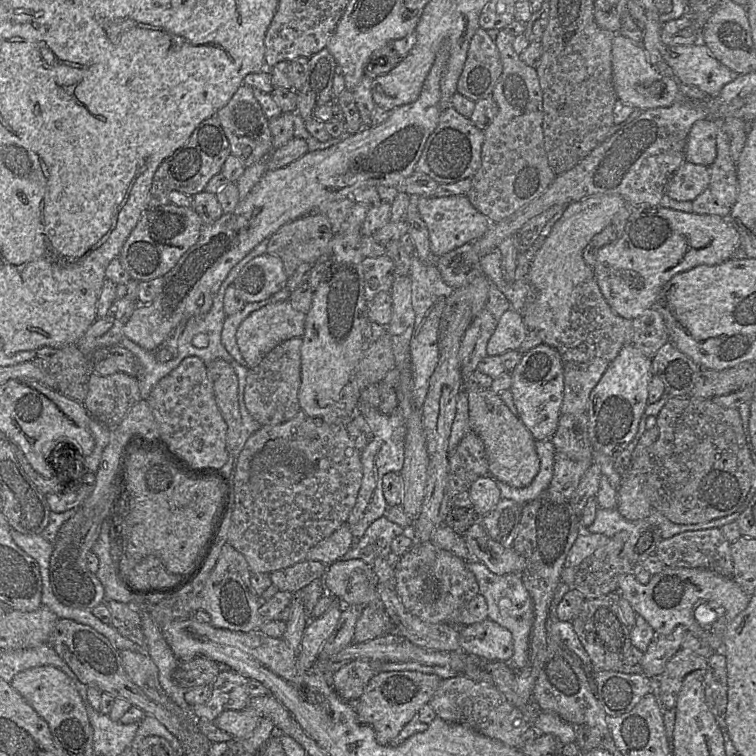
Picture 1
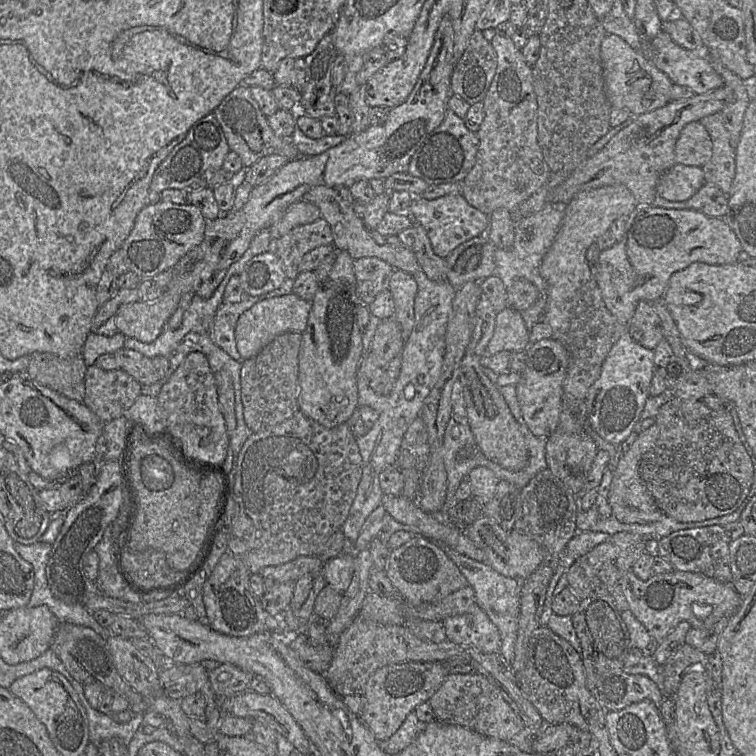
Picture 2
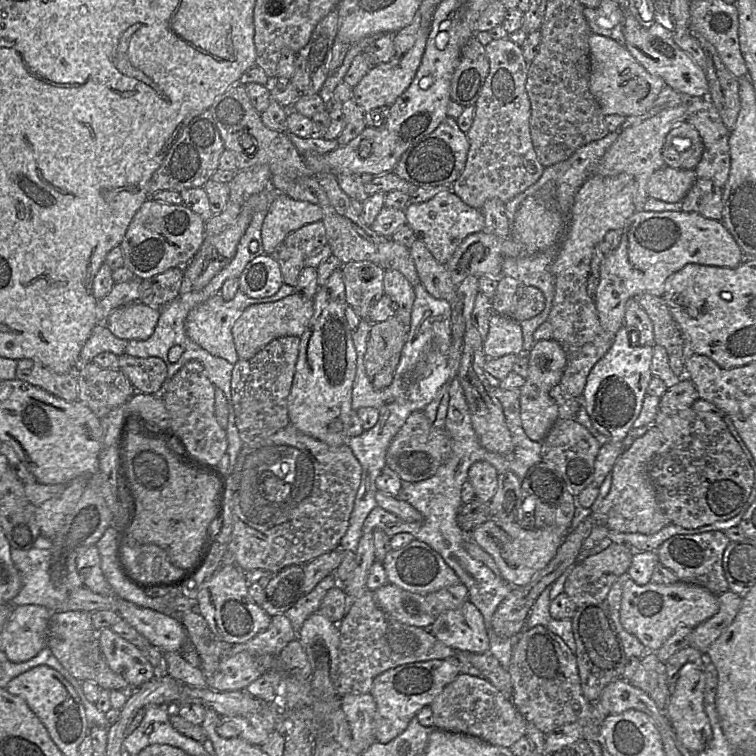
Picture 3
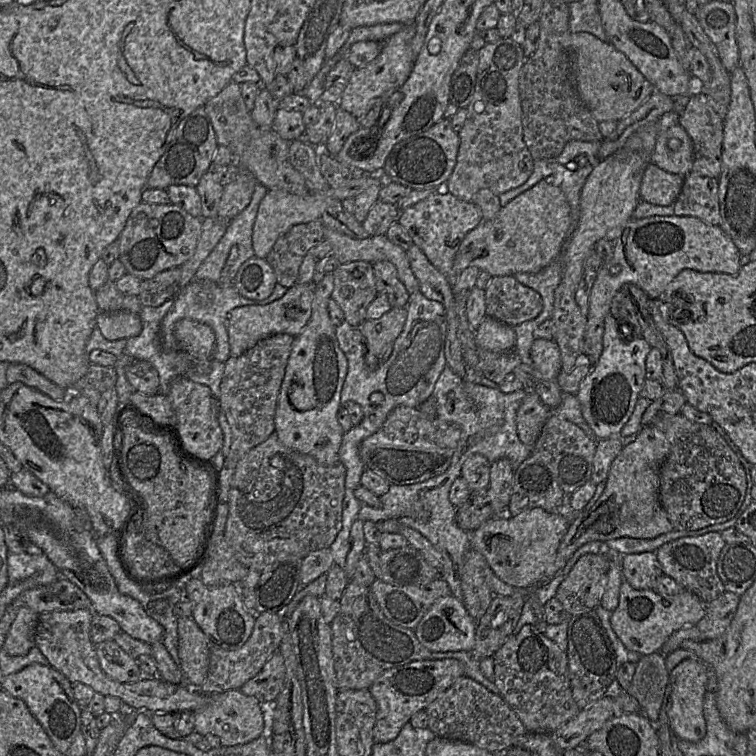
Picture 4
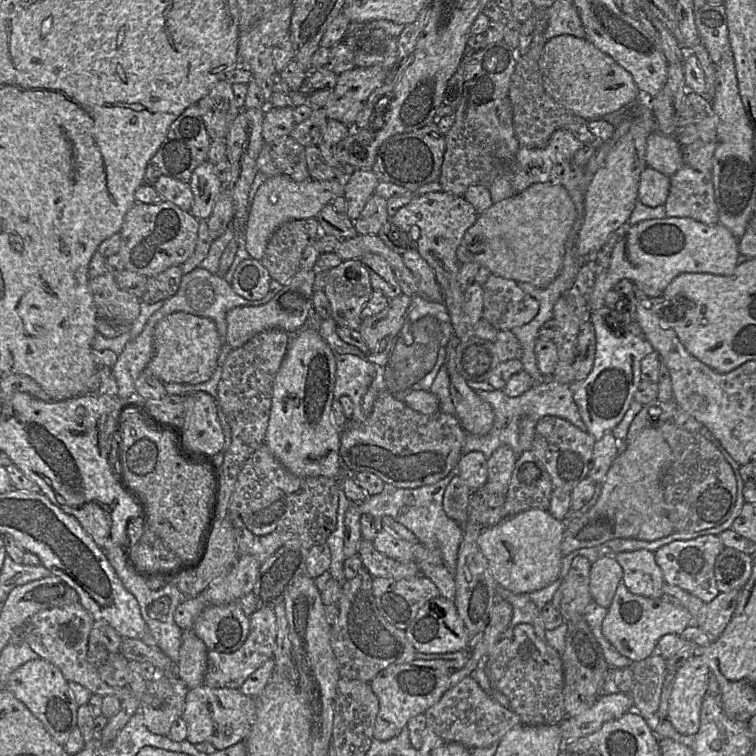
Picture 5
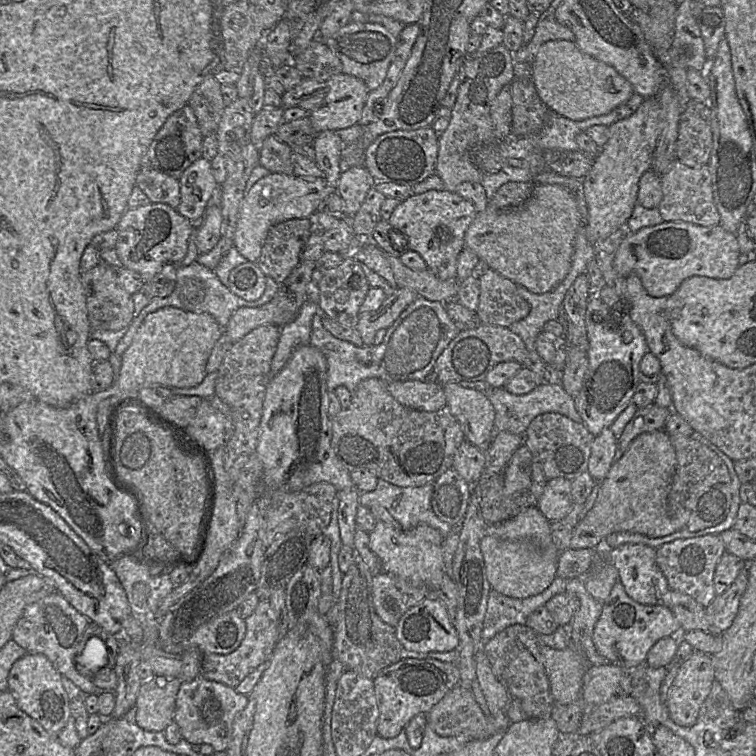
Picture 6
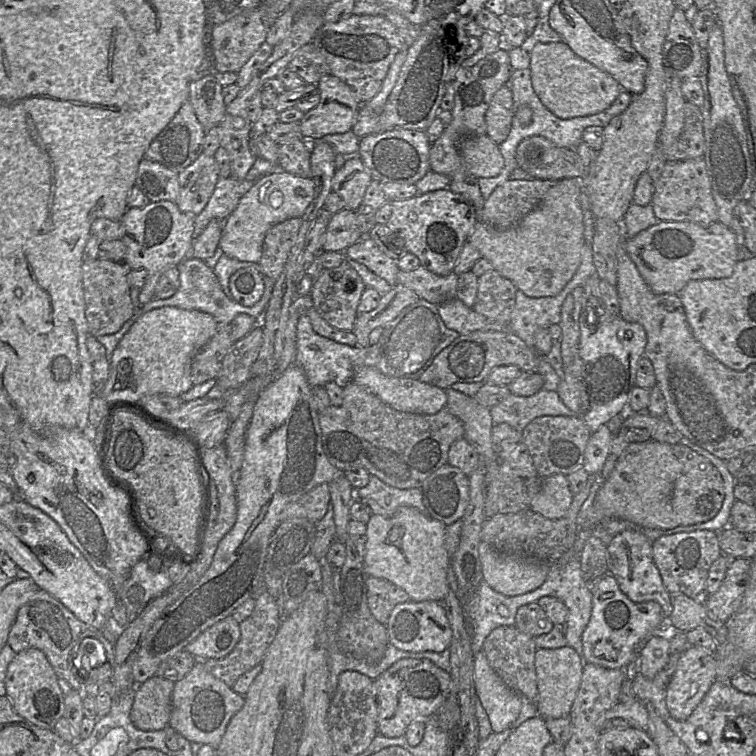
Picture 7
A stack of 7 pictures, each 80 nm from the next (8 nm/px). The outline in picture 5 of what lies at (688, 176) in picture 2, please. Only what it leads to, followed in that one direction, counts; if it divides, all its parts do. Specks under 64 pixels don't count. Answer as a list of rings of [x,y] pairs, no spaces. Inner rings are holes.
[[[647,166],[640,175],[638,199],[649,207],[664,205],[670,190],[670,176]]]

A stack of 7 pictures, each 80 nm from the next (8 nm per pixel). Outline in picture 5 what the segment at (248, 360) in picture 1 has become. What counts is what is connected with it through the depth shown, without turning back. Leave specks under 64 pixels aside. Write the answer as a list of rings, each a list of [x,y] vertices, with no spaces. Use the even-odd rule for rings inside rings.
[[[299,269],[289,283],[266,304],[261,306],[235,307],[227,313],[227,335],[225,345],[232,349],[240,348],[256,334],[270,330],[281,329],[289,334],[296,334],[307,325],[307,319],[314,311],[315,272]]]

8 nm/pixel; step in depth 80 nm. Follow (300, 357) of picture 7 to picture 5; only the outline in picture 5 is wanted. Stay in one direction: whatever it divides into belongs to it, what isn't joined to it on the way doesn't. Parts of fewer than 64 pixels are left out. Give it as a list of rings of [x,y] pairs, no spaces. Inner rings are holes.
[[[420,294],[412,296],[402,328],[388,338],[385,349],[364,354],[356,346],[344,342],[336,332],[333,319],[320,321],[318,332],[332,349],[336,359],[334,399],[347,395],[354,404],[350,422],[362,422],[372,411],[380,392],[400,398],[416,390],[430,390],[432,383],[445,364],[446,348],[456,339],[450,316],[442,301],[430,301]]]

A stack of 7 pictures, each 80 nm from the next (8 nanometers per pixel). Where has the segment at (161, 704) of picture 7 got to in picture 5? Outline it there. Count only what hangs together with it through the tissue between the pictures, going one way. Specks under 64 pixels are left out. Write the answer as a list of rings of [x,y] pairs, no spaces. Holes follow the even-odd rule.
[[[178,679],[170,680],[174,687],[174,694],[166,699],[161,706],[152,706],[143,703],[140,711],[144,718],[144,724],[154,734],[167,735],[172,724],[181,716],[184,708],[185,694],[188,688]]]

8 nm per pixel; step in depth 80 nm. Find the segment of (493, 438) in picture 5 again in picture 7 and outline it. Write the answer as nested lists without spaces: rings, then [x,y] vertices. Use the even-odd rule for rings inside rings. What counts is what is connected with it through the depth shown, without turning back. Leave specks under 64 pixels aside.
[[[544,388],[531,396],[510,393],[490,409],[494,425],[507,423],[522,432],[535,418],[541,416],[579,416],[562,402],[557,390]]]

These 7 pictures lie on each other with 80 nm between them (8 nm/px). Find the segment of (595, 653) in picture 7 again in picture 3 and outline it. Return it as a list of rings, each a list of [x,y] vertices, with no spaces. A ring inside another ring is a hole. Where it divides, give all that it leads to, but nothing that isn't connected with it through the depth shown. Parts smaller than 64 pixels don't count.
[[[628,576],[623,579],[619,621],[623,629],[637,637],[650,652],[655,653],[678,627],[695,628],[718,610],[718,596],[699,585],[681,581],[671,585],[652,581],[638,585]]]

